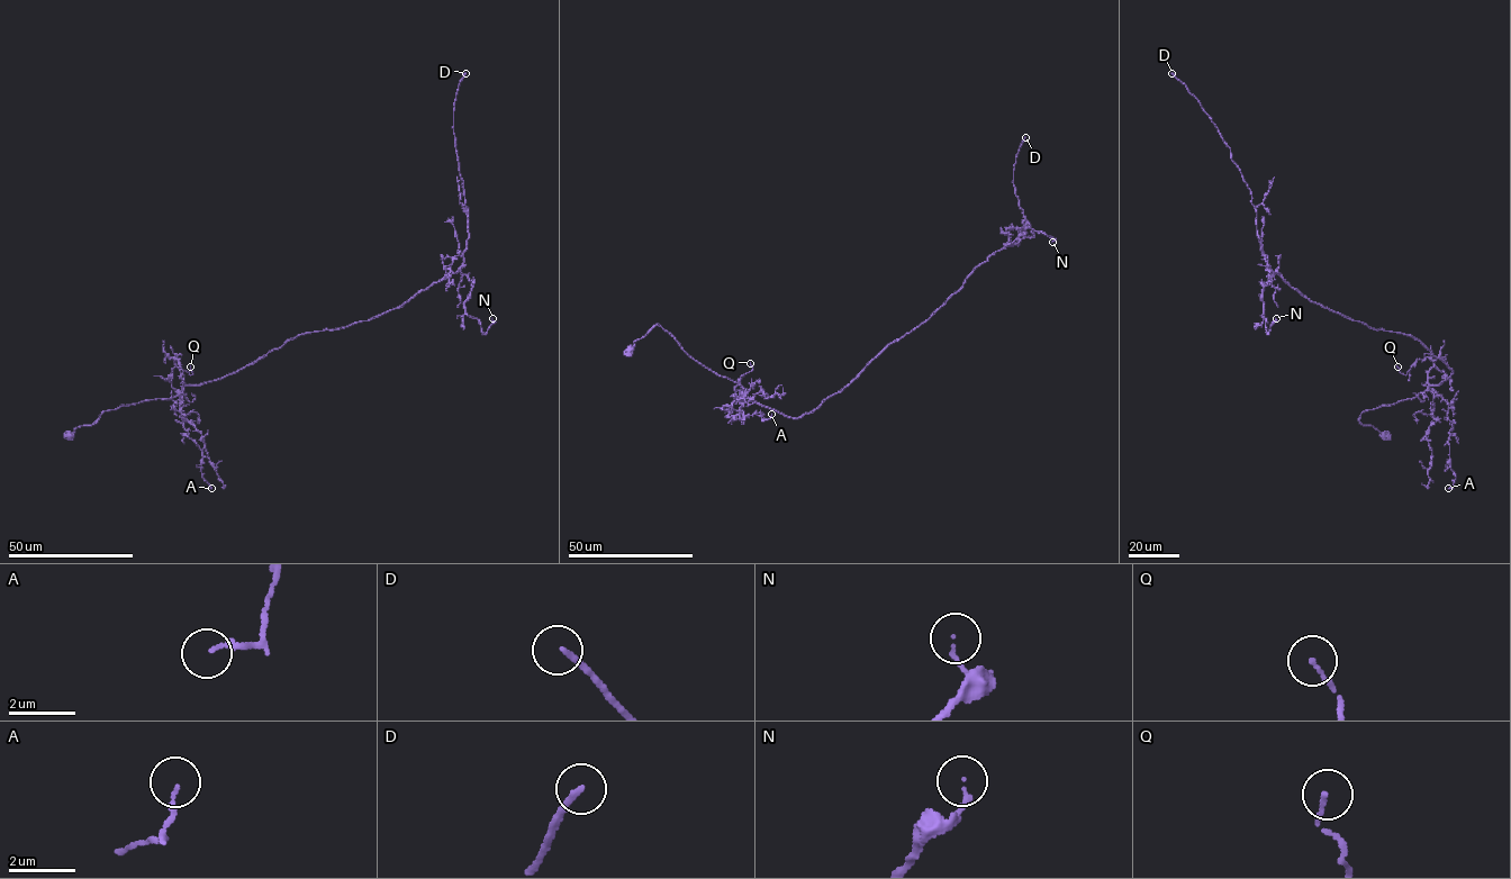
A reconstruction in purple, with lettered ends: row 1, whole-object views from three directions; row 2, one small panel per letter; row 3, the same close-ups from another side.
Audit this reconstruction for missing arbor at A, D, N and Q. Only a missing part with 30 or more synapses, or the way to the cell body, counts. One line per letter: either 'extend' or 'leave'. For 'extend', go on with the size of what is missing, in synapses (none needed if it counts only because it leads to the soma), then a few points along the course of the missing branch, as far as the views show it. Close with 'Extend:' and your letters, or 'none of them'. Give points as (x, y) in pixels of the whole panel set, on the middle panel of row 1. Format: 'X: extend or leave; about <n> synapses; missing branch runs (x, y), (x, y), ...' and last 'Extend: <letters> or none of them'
A: leave
D: extend; about 50 synapses; missing branch runs (1025, 137), (1048, 107), (1089, 73), (1085, 46), (1087, 39), (1091, 45), (1097, 41)
N: leave
Q: leave
Extend: D

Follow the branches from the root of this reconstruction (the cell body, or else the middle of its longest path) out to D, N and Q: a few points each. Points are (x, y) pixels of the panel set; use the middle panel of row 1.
D: (629, 352), (659, 325), (751, 400), (793, 418), (811, 413), (1023, 232), (1029, 223), (1013, 177), (1025, 137)
N: (629, 352), (659, 325), (751, 400), (798, 418), (926, 320), (989, 256), (1032, 237), (1025, 227), (1052, 242)
Q: (629, 352), (659, 325), (690, 356), (738, 382), (744, 393), (734, 399), (734, 388), (753, 369), (750, 363)

